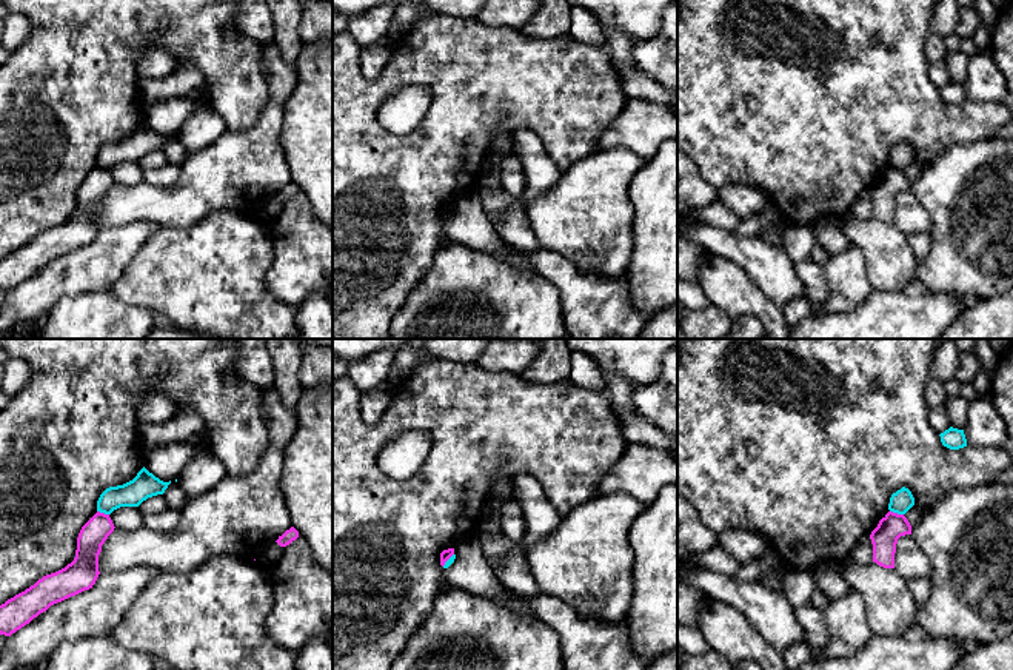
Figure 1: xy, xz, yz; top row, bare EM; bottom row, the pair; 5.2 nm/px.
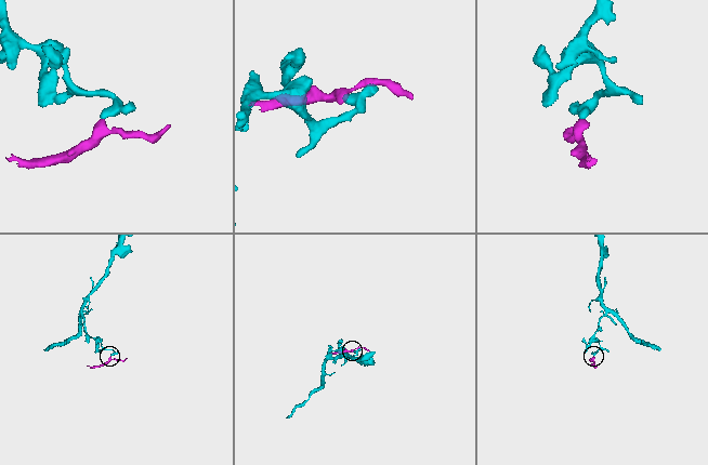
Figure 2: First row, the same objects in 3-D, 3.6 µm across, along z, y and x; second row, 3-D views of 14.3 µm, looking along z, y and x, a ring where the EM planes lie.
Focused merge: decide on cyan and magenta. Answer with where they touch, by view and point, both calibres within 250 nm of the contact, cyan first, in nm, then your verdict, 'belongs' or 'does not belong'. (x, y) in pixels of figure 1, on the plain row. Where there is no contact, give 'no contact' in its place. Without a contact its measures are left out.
meets cyan in yz at (896, 167); 120 nm thick on the cyan side, 140 nm on the other; does not belong

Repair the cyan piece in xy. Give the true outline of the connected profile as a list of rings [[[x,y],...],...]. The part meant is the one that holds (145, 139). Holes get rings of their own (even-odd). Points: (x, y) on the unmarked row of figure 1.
[[[143,122],[132,136],[106,143],[97,156],[97,166],[111,169],[120,162],[139,162],[148,152],[163,149],[169,139]]]

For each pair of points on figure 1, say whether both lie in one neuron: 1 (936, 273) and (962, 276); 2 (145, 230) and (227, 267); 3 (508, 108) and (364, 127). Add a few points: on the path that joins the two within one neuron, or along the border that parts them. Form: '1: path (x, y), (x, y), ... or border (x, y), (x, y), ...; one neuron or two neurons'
1: path (942, 273), (956, 273); one neuron
2: border (160, 228), (130, 259); two neurons
3: path (473, 113), (441, 145), (399, 145); one neuron

